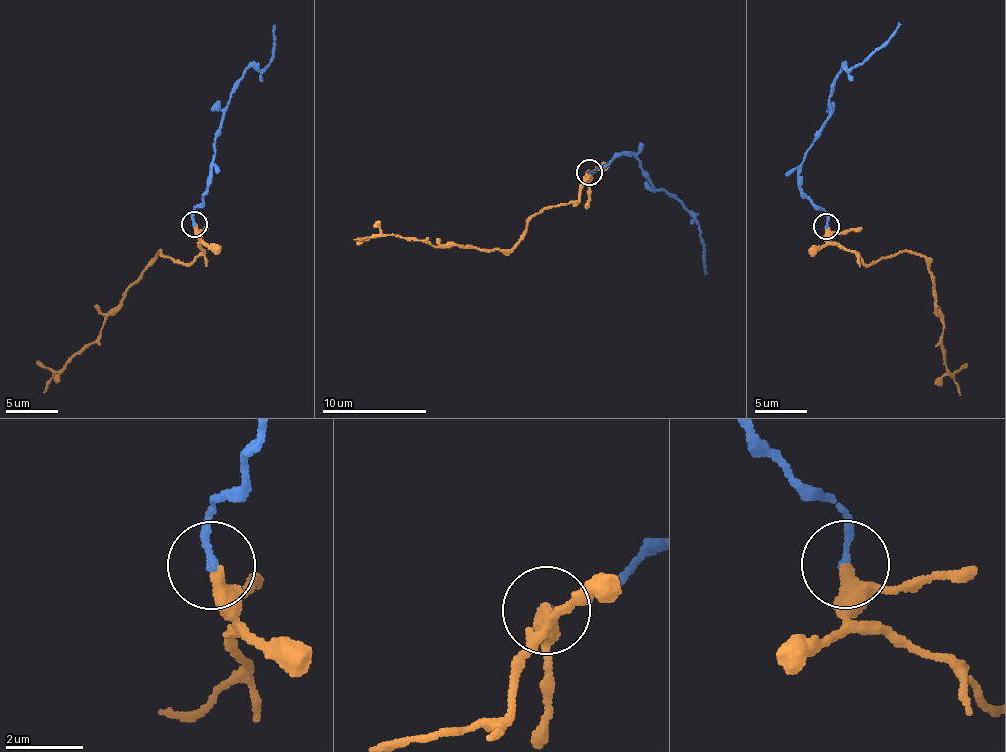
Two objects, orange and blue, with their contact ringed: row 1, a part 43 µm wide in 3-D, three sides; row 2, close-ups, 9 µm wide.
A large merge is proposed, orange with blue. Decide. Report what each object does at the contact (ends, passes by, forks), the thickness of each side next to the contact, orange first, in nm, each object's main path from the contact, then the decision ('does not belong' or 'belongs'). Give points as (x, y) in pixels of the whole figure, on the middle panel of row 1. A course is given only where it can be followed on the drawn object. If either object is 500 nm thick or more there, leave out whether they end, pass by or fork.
orange passes by | blue ends | 280/190 nm | orange via (589, 172), (581, 192), (561, 205), (543, 208), (510, 250), (440, 246), (377, 235), (357, 243) | blue via (589, 172), (621, 155), (632, 153), (654, 188), (671, 194), (690, 213), (705, 249), (706, 274) | belongs

